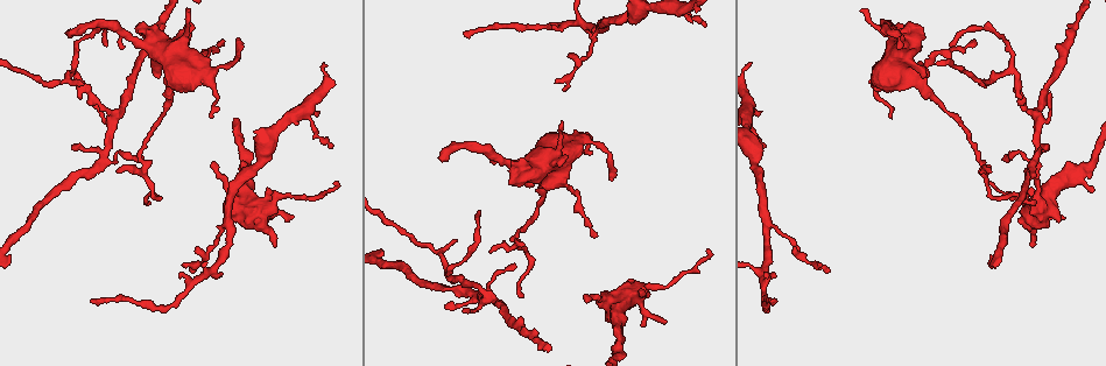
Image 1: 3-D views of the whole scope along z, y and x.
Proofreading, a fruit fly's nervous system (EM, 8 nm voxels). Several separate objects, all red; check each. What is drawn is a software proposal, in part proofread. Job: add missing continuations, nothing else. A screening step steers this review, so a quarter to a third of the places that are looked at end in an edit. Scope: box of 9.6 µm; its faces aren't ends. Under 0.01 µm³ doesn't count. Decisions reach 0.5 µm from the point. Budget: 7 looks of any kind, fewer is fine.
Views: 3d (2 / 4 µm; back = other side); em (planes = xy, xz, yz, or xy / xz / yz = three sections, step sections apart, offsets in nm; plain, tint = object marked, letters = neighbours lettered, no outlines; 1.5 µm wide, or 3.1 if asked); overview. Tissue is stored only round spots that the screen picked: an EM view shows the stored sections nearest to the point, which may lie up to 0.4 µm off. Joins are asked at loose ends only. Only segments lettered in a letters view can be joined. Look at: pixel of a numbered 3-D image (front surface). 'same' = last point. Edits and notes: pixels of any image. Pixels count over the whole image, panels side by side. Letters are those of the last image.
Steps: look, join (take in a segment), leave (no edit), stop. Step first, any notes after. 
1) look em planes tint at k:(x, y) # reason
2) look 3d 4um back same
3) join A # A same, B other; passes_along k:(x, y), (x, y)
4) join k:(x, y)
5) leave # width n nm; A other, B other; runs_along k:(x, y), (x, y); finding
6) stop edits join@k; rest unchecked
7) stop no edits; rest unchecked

look 3d 4um at 1:(464, 312) # thin end

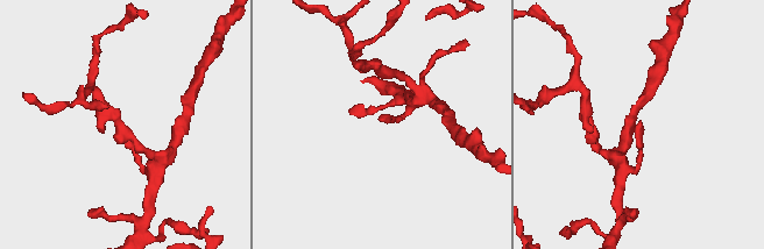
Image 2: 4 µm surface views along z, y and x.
look em planes letters at 2:(382, 119) # need the tissue

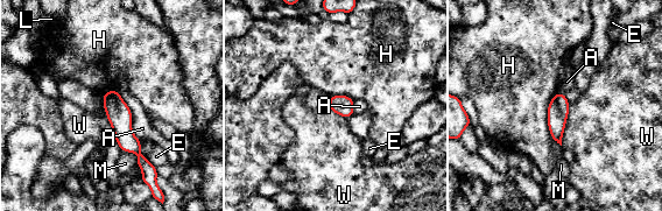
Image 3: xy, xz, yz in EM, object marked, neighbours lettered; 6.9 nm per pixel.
leave # A other, E other, H other, L other, M other, W other; runs_along 3:(111, 93), (125, 138), (148, 167); no lettered segment goes on from it

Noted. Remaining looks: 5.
look em planes letters at 1:(771, 301) # long arm stops here

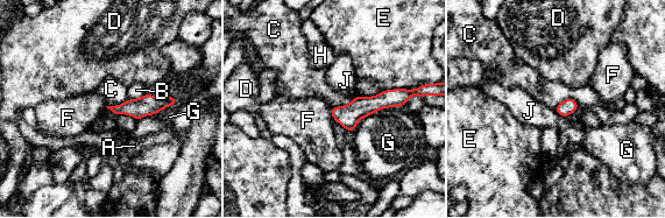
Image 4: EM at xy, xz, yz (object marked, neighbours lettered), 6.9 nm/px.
leave # width 110 nm; A other, B other, C other, D other, E other, F other, G other, H other, J other; runs_along 4:(425, 89), (354, 111), (333, 110); none of them fits

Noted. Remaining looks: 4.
look 3d 2um at 1:(708, 249)

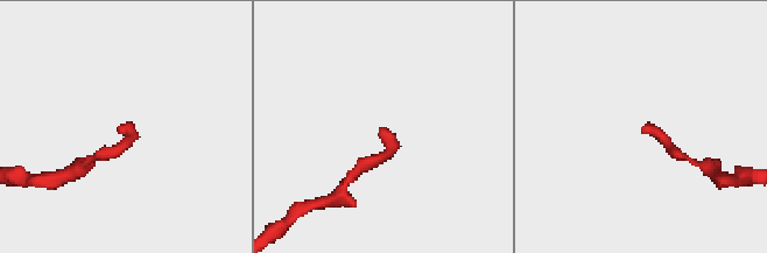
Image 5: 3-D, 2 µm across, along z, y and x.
look em yz step 8 tint at 5:(382, 127)

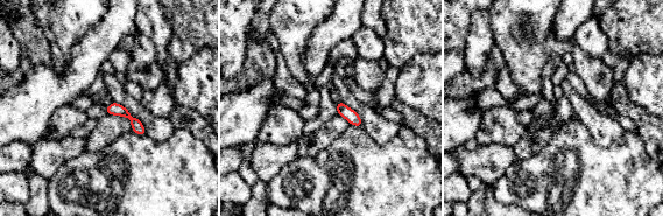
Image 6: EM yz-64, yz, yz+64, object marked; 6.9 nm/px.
look em xz step 4 letters same

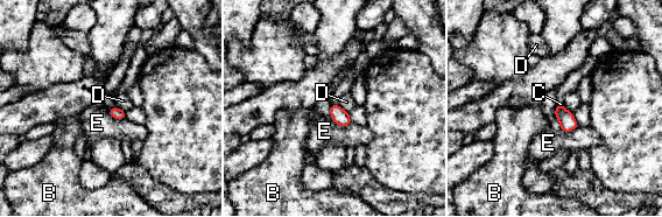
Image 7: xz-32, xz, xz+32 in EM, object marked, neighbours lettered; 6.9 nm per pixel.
leave # B other, C other, D other, E other; border 7:(337, 103), (347, 112); no lettered segment goes on from it

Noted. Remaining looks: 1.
stop no edits; rest unchecked

